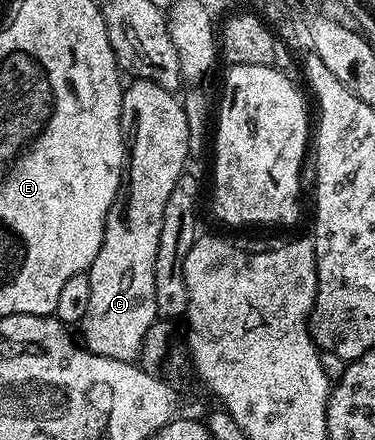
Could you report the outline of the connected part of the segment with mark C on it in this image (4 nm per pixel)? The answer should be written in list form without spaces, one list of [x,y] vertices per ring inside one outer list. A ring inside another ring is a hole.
[[[134,78],[132,82],[121,92],[121,130],[131,136],[131,146],[127,151],[127,194],[124,196],[125,208],[121,211],[125,227],[109,225],[105,228],[103,245],[99,245],[99,253],[87,272],[91,305],[87,305],[87,313],[79,324],[80,330],[85,330],[83,343],[88,350],[124,363],[140,356],[143,337],[159,318],[155,305],[155,257],[159,249],[159,233],[163,229],[163,209],[167,209],[171,189],[175,189],[182,175],[186,174],[185,163],[190,162],[187,113],[182,100],[174,92],[146,79]]]

